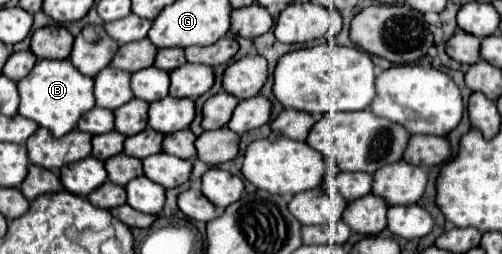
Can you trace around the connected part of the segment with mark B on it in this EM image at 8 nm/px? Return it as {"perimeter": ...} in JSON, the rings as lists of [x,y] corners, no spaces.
{"perimeter":[[[37,60],[33,70],[17,82],[17,90],[21,98],[17,112],[59,138],[71,132],[83,112],[89,112],[89,108],[95,106],[93,78],[77,72],[69,60]]]}

